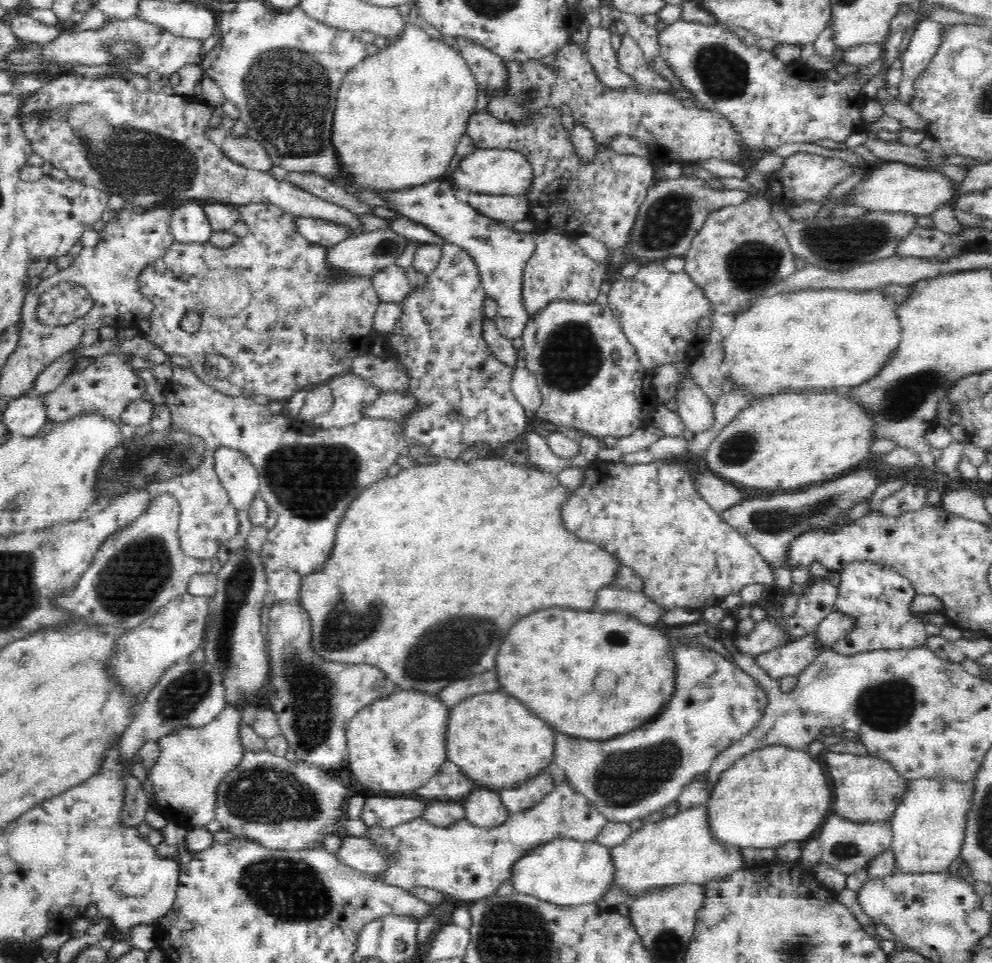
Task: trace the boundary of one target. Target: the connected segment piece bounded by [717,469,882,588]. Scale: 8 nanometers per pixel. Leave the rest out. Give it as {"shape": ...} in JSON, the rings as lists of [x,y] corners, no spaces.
{"shape":[[[868,469],[853,470],[850,474],[812,485],[796,492],[781,492],[770,499],[740,499],[730,508],[722,510],[717,515],[728,526],[736,529],[766,560],[774,576],[774,581],[780,588],[790,588],[792,570],[783,564],[785,548],[796,535],[816,526],[832,526],[836,514],[849,511],[856,504],[869,501],[874,490],[882,482],[875,472]]]}

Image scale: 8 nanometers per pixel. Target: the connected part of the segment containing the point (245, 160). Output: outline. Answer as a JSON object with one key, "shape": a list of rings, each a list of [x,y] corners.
{"shape":[[[248,135],[226,137],[220,144],[219,151],[228,160],[244,168],[266,172],[272,168],[264,147]]]}

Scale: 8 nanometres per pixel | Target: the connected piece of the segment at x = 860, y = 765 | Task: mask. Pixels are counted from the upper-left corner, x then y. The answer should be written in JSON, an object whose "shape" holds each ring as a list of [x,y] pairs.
{"shape":[[[831,751],[824,754],[824,760],[836,794],[833,813],[856,824],[887,822],[893,817],[894,808],[907,789],[907,781],[892,763],[875,755],[859,756]]]}

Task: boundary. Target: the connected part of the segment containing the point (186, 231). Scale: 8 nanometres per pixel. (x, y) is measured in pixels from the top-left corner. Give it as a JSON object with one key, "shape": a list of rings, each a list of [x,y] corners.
{"shape":[[[194,202],[184,204],[172,211],[169,228],[174,241],[184,244],[209,242],[210,235],[213,234],[203,204],[198,206]]]}

